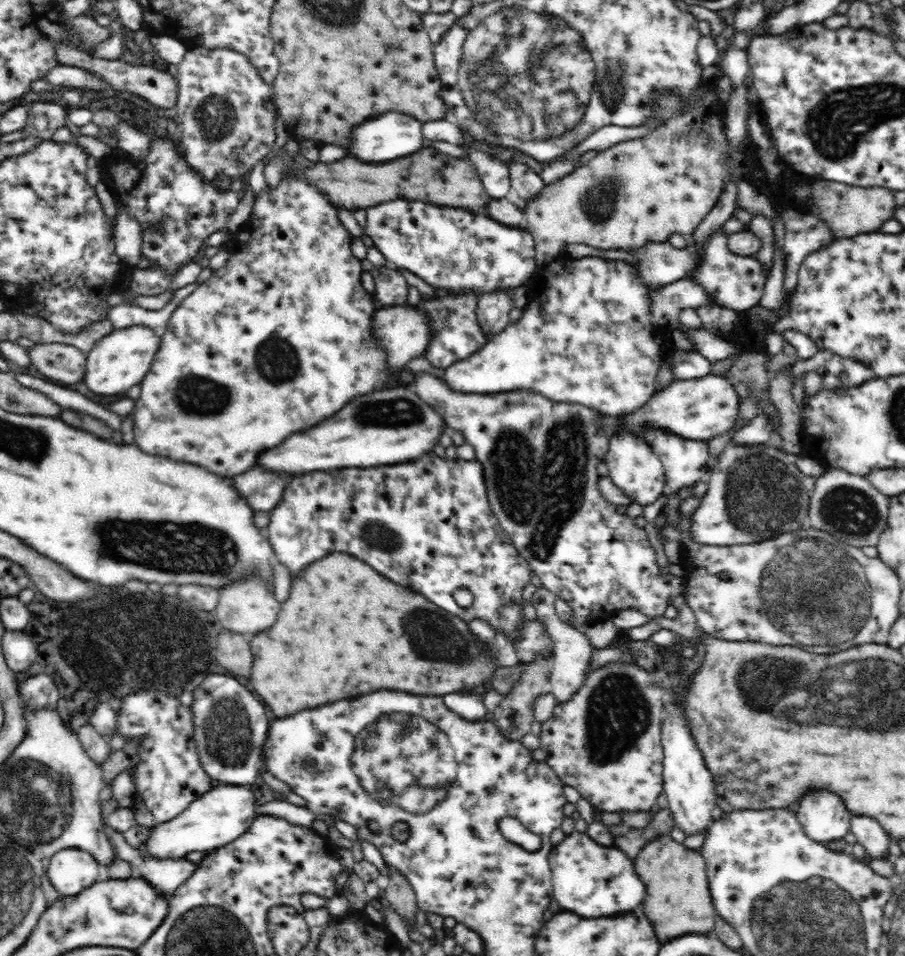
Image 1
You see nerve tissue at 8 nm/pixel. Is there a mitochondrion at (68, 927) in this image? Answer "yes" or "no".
no

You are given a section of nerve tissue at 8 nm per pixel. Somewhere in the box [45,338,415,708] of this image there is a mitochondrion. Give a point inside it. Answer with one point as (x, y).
(172, 547)

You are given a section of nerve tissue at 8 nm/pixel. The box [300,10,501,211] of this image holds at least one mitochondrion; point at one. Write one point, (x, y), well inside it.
(392, 49)

